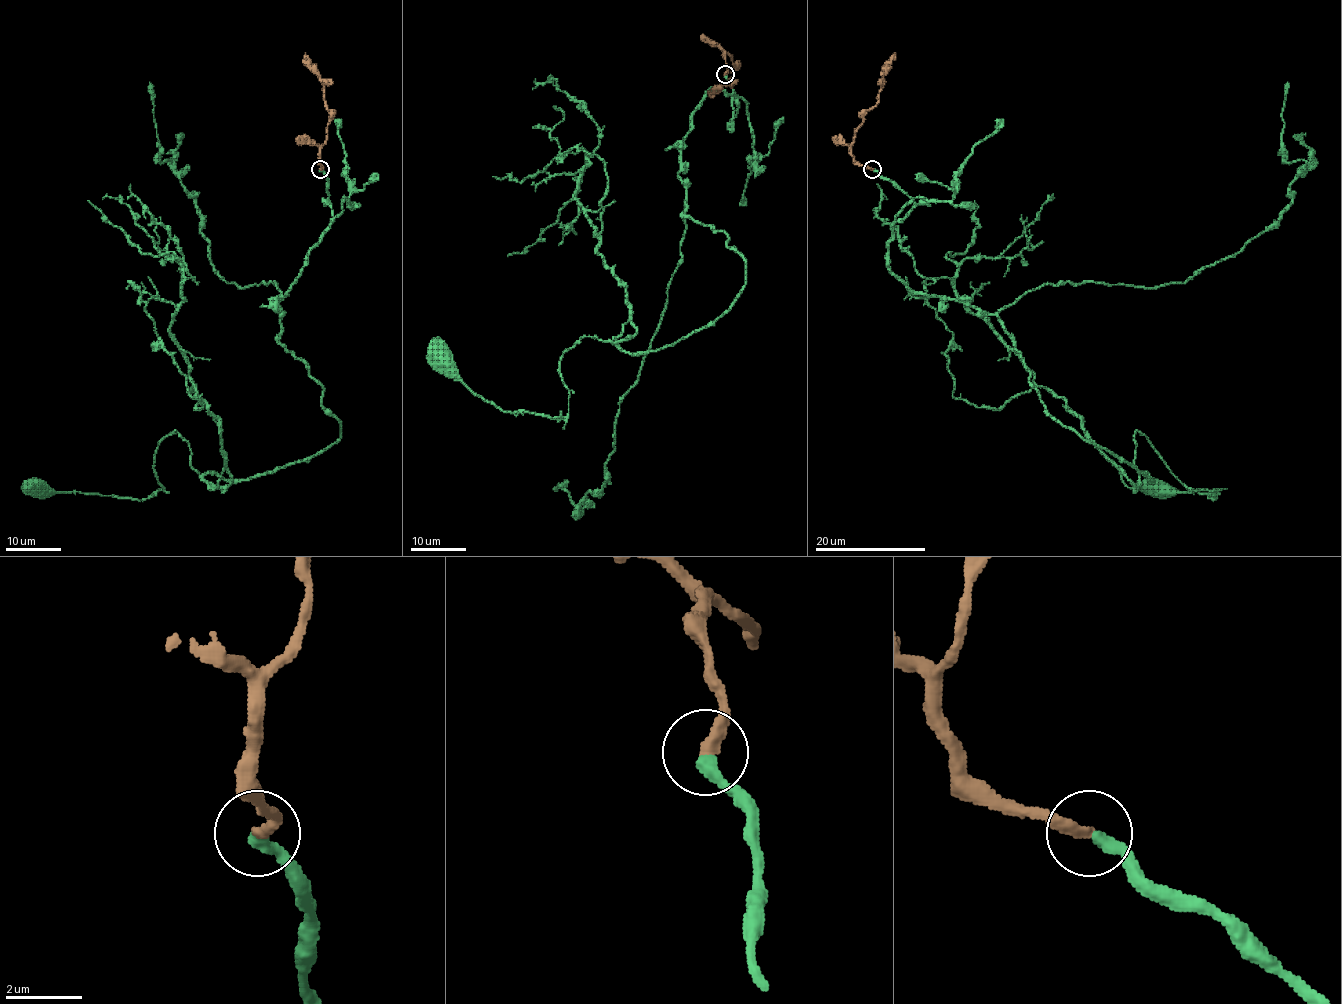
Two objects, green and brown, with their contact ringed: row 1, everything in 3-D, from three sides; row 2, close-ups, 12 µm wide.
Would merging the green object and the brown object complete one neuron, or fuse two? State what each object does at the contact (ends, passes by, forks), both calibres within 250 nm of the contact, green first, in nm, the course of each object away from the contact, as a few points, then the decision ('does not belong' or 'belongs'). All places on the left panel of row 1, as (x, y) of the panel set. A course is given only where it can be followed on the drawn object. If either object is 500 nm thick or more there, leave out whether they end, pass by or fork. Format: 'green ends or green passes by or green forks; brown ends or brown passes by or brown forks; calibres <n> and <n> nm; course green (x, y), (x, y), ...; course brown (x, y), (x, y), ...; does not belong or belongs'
green ends; brown ends; calibres 360 and 320 nm; course green (320, 169), (333, 221), (273, 305), (340, 438), (236, 479), (200, 475), (173, 431), (147, 498), (35, 489); course brown (320, 169), (320, 147), (326, 140), (330, 116), (323, 80), (305, 53); belongs

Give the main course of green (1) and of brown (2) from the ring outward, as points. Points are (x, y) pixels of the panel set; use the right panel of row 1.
1: (873, 169), (913, 202), (912, 290), (1216, 498), (1153, 489)
2: (872, 169), (861, 166), (853, 158), (851, 147), (862, 116), (876, 104), (885, 68), (896, 53)

